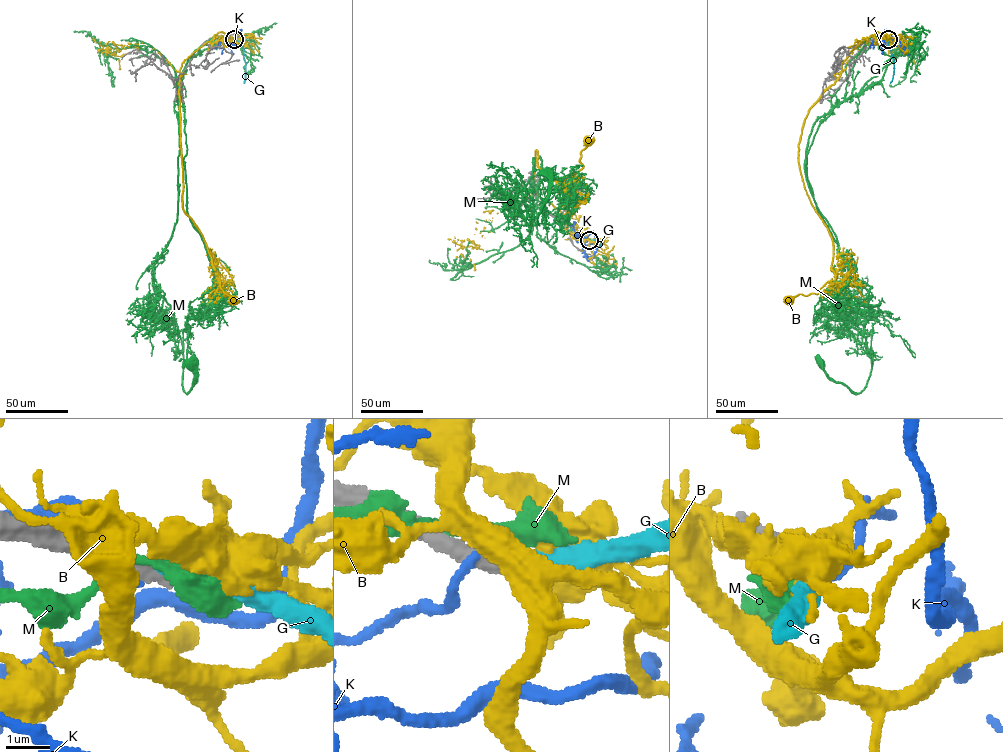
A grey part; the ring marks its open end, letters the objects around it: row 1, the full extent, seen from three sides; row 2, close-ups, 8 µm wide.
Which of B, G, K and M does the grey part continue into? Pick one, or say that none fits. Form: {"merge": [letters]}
{"merge": ["G"]}

